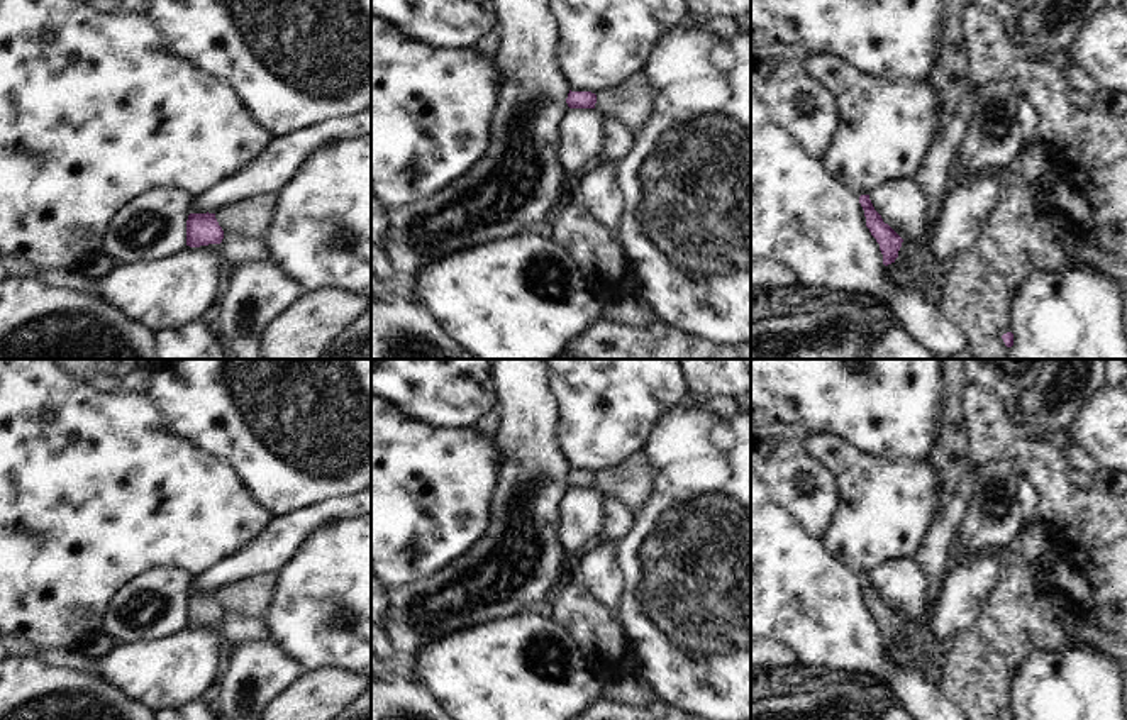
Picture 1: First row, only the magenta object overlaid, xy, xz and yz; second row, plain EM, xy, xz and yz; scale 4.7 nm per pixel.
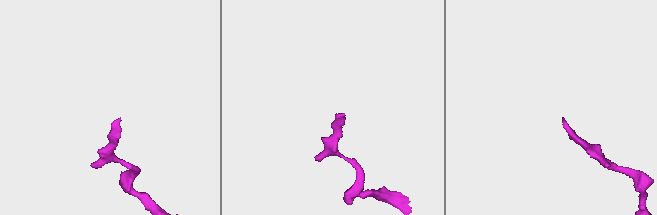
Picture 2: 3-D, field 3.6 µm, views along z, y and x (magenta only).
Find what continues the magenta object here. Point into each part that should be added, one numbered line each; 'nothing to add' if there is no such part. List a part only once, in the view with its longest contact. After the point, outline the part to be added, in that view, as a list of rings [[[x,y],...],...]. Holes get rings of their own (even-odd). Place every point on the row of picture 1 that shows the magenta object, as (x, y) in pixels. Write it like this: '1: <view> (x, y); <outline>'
nothing to add

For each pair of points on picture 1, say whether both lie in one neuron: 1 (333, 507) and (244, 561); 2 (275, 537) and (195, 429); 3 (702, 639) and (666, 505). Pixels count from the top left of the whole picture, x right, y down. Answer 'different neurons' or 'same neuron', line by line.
1: same neuron
2: different neurons
3: same neuron

